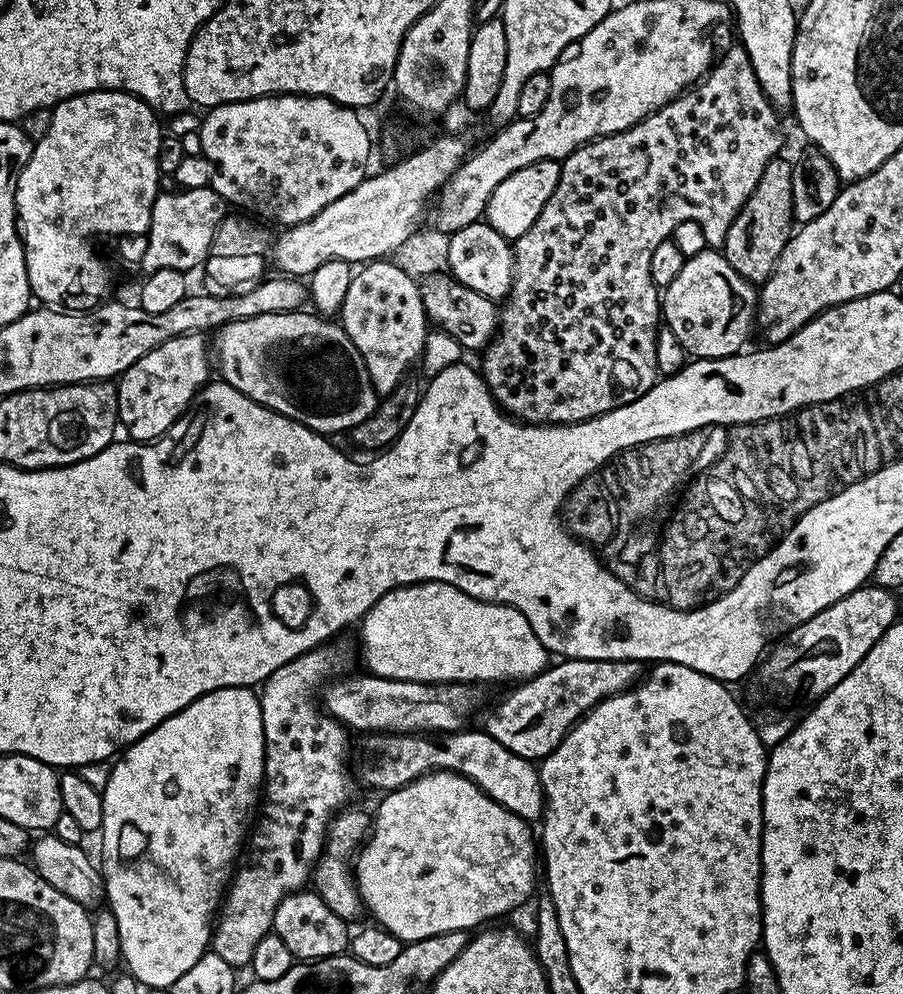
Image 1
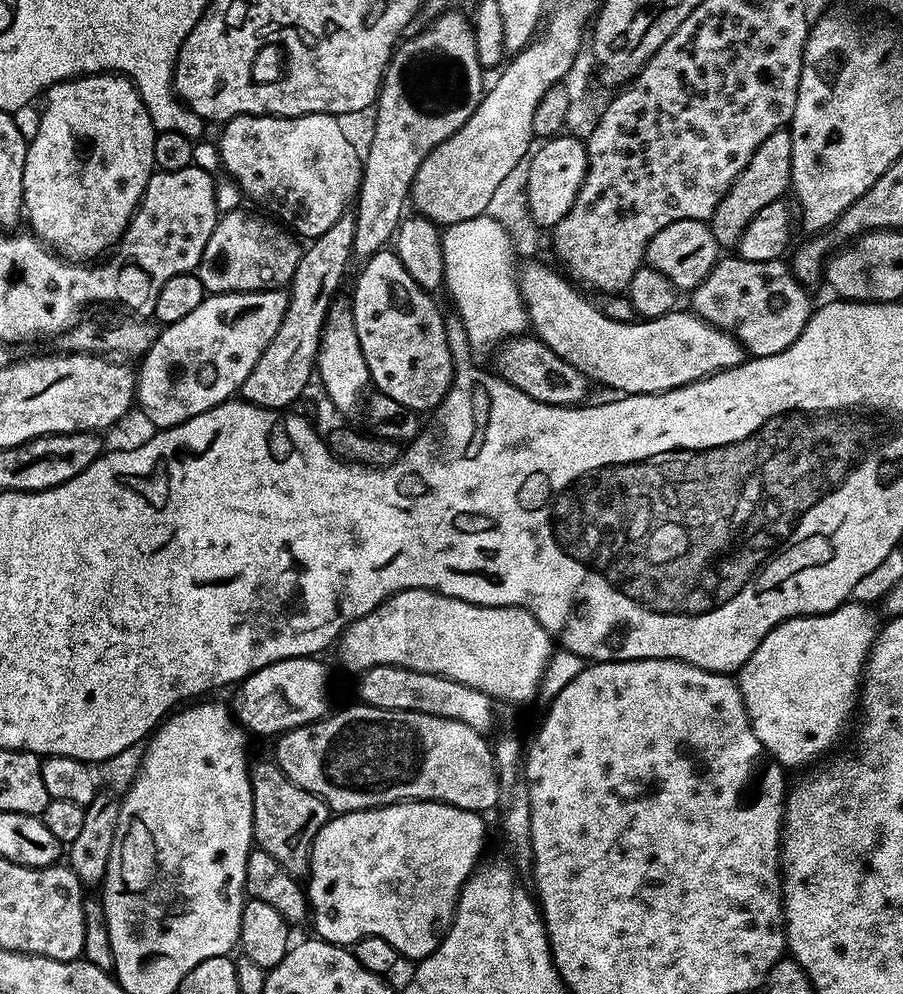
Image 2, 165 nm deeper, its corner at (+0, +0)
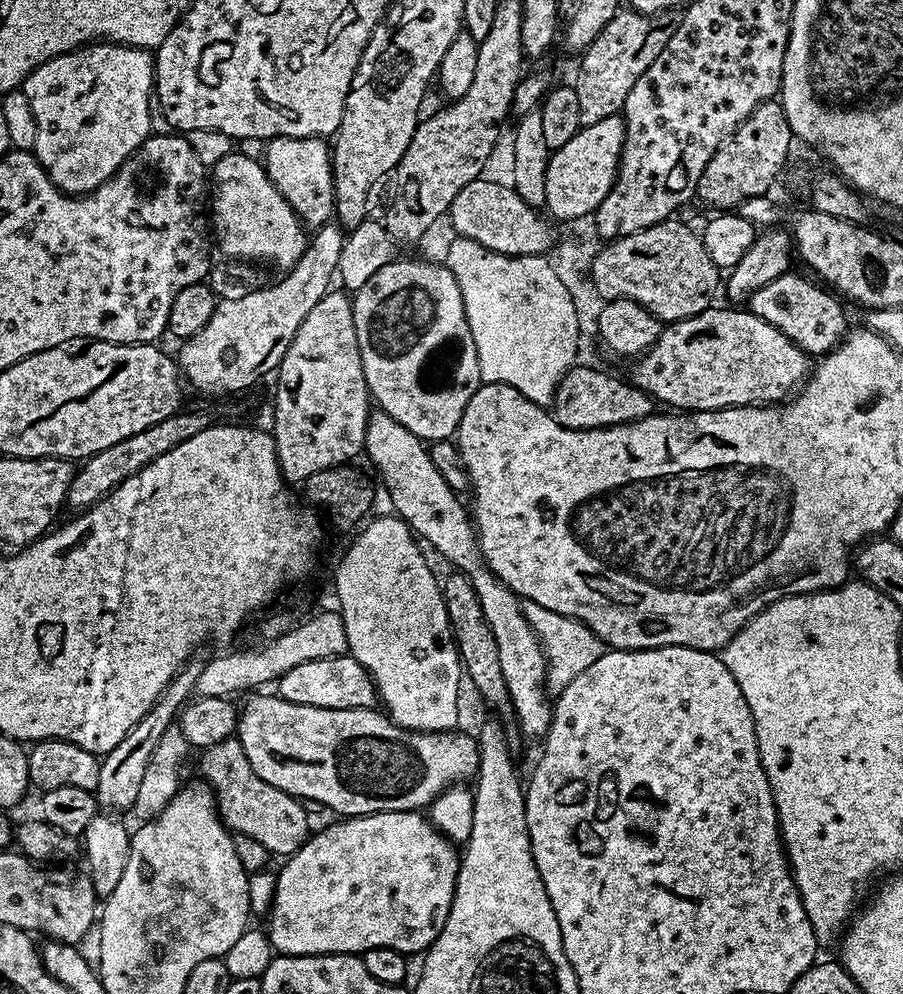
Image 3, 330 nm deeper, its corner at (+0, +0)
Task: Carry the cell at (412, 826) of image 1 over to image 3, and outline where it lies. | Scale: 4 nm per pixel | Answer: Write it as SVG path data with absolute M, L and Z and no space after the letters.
M419 811L414 812L375 812L369 816L353 816L341 819L340 824L332 824L320 833L305 840L297 852L283 861L284 869L276 872L276 899L272 911L266 917L266 935L273 949L282 956L325 956L331 952L350 952L362 954L371 948L386 946L390 950L398 950L405 954L423 953L438 938L442 926L446 926L446 918L450 914L450 906L456 889L456 879L460 869L461 853L457 845L441 834L432 825L431 819Z

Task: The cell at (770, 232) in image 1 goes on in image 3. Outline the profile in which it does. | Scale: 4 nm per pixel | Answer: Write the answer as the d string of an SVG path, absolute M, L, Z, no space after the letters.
M773 98L759 104L750 118L738 126L736 133L721 144L714 158L710 158L706 170L702 170L696 196L710 204L717 204L717 209L736 210L742 202L765 195L769 191L768 187L779 178L792 144L794 137L790 122L779 99Z

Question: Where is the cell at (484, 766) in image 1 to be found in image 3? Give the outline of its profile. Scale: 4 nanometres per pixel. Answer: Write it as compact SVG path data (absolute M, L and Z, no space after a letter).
M248 694L243 697L243 700L245 699L244 708L242 704L238 712L235 731L240 745L246 750L246 758L250 762L250 766L254 766L254 774L258 774L258 778L262 778L262 782L270 782L270 786L278 786L278 790L295 796L301 801L309 802L308 800L313 800L316 804L325 804L330 811L337 812L337 817L351 818L353 816L369 816L375 812L414 812L427 809L432 801L437 800L442 793L449 791L461 782L471 781L478 770L480 748L476 744L476 736L472 734L467 736L466 733L460 732L461 730L422 732L415 728L404 728L400 724L395 724L391 716L383 711L380 711L381 713L376 712L375 707L330 710L318 706L295 704L289 700L283 700L279 694L272 694L272 696L260 695L264 694Z

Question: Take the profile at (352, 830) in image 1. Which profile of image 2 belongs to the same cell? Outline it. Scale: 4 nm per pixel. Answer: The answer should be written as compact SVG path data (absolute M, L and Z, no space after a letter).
M271 759L268 760L260 760L251 765L252 769L252 793L254 794L254 822L252 823L252 839L255 843L260 847L260 849L266 854L270 854L270 858L274 858L278 863L280 863L280 867L284 869L284 871L288 872L290 875L297 878L307 877L310 871L310 861L312 859L312 843L314 842L314 838L318 834L318 830L322 830L322 826L326 826L326 822L330 819L330 809L328 807L328 803L324 801L322 798L318 798L314 795L310 790L302 790L302 786L298 786L297 784L291 784L288 780L288 775L284 773L284 771L276 765Z

